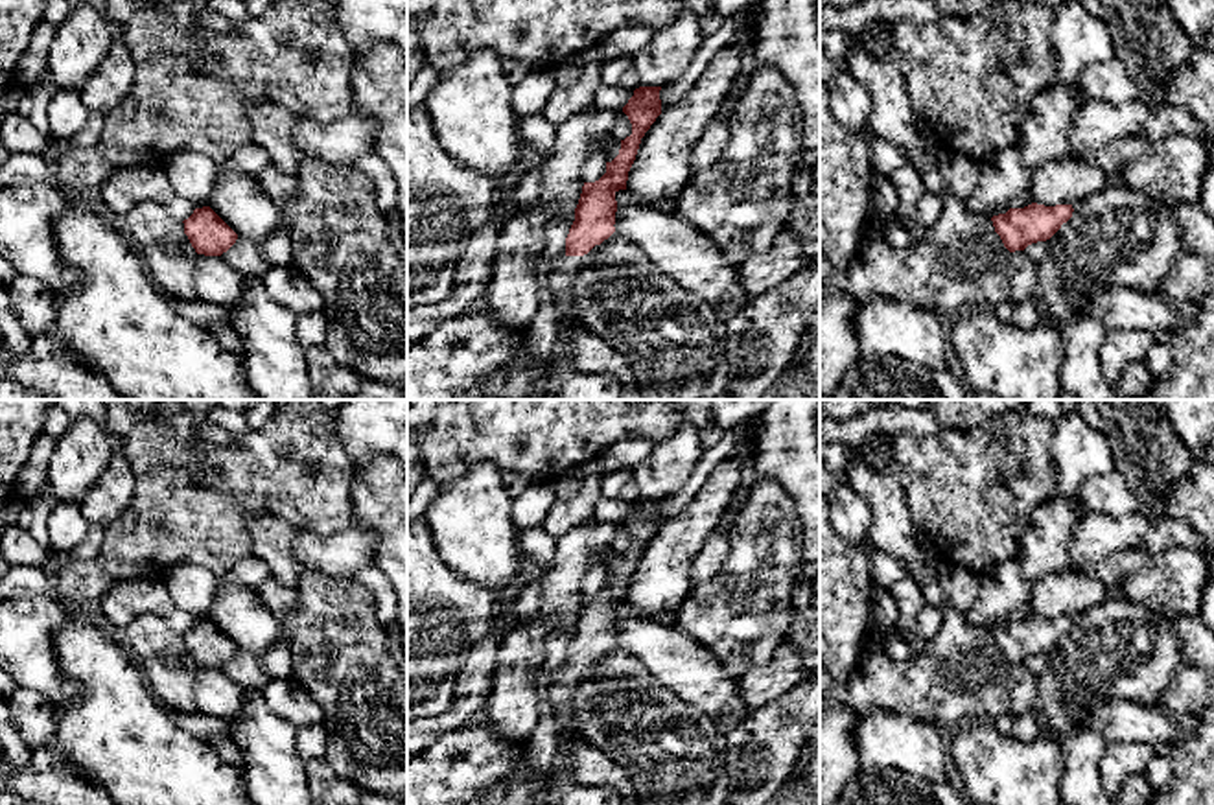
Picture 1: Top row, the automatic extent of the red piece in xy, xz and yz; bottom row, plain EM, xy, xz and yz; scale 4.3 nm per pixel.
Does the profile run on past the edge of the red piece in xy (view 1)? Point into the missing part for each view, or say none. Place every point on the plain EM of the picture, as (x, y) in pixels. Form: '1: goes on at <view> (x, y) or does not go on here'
1: does not go on here

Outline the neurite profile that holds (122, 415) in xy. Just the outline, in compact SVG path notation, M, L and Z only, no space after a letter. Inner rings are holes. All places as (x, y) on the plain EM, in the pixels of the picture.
M103 400L103 403L107 413L103 427L118 446L134 426L149 418L175 413L208 414L219 405L219 400Z

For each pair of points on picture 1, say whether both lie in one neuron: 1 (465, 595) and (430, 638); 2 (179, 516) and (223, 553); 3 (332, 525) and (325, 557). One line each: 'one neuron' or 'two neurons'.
1: one neuron
2: one neuron
3: two neurons

